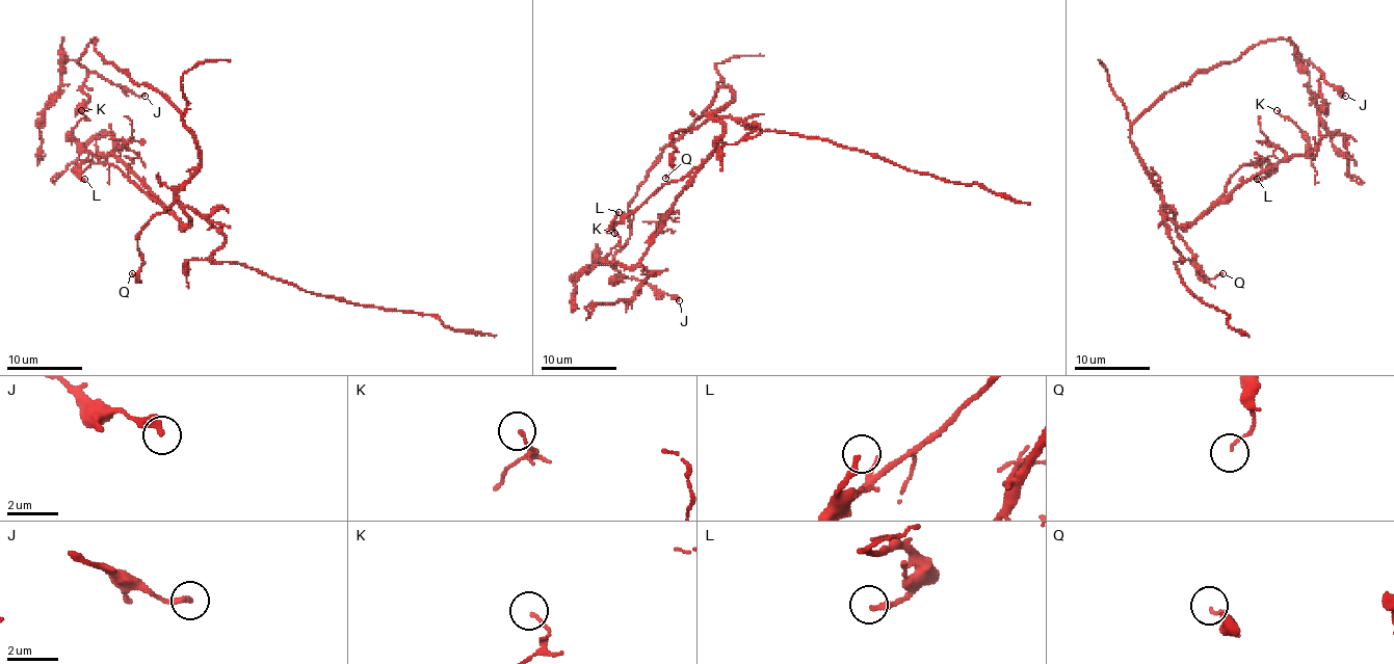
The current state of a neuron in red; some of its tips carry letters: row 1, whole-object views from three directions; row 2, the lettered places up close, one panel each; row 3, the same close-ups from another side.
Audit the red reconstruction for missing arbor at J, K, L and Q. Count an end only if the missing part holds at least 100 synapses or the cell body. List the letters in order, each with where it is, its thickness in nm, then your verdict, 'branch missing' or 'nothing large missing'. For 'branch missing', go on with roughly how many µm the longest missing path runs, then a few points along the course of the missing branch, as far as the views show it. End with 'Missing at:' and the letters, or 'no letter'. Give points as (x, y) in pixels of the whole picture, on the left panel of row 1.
J: place (145, 96); calibre 240 nm; nothing large missing
K: place (81, 110); calibre 100 nm; nothing large missing
L: place (84, 179); calibre 240 nm; nothing large missing
Q: place (132, 273); calibre 80 nm; nothing large missing
Missing at: no letter

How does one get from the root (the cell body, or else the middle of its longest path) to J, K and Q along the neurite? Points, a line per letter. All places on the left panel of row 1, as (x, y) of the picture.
J: (194, 175), (200, 149), (181, 114), (158, 91), (107, 63), (96, 38), (81, 54), (90, 71), (145, 96)
K: (194, 175), (177, 193), (188, 218), (186, 226), (114, 156), (90, 154), (72, 135), (86, 116), (81, 110)
Q: (194, 175), (177, 197), (141, 232), (137, 241), (137, 250), (143, 260), (139, 279), (132, 273)

